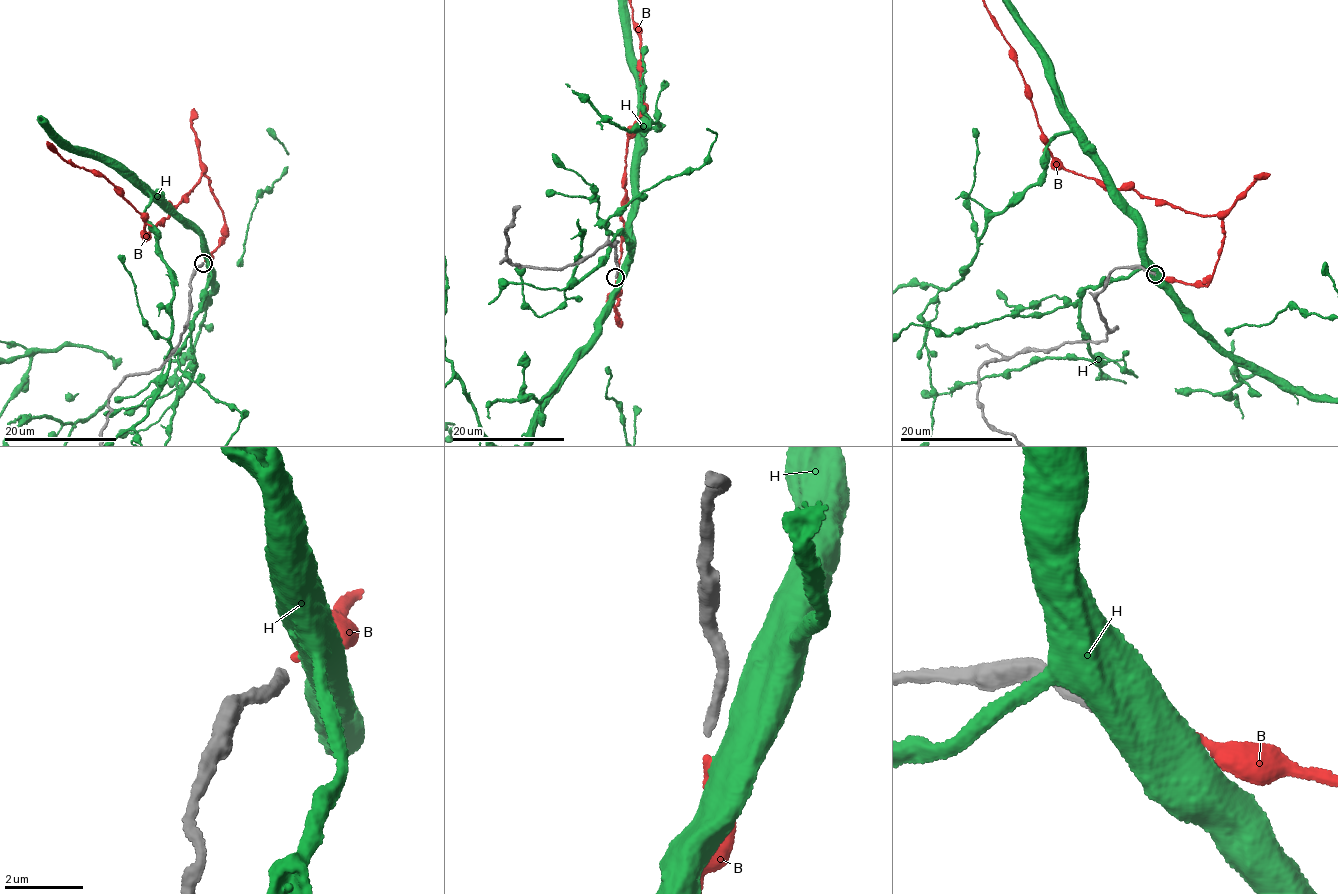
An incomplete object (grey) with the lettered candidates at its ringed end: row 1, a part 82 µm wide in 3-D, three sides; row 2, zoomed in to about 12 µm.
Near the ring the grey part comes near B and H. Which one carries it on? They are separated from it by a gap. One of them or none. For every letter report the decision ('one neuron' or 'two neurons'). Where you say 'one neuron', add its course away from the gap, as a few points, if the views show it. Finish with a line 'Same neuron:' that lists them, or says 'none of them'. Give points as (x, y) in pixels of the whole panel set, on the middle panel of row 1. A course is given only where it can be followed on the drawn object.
B: two neurons
H: two neurons
Same neuron: none of them

